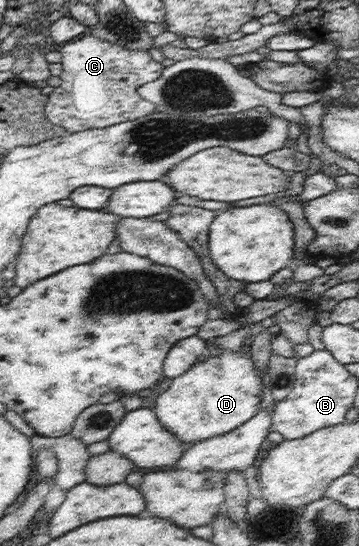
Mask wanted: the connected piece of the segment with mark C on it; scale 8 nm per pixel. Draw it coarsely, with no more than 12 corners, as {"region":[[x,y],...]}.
{"region":[[87,32],[66,43],[46,117],[71,134],[150,116],[165,69]]}

